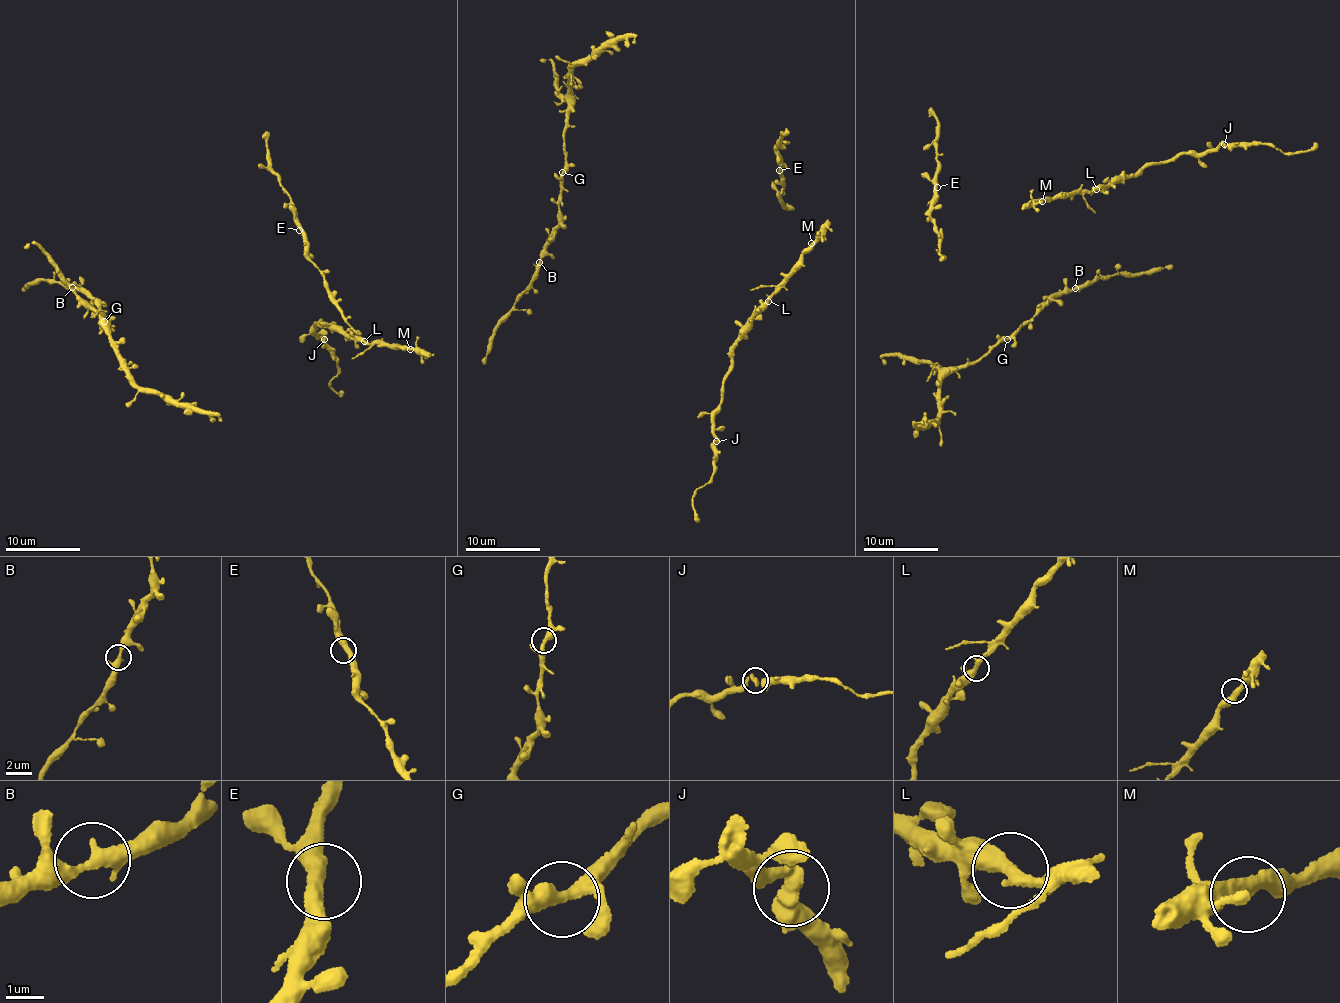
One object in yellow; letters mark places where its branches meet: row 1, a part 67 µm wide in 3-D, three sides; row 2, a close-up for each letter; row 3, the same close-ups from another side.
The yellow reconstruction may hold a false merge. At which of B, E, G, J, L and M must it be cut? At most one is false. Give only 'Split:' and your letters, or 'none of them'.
Split: none of them

